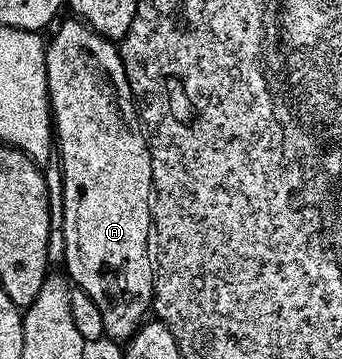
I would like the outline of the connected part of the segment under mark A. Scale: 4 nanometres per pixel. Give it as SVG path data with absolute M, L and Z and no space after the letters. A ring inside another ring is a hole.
M70 19L49 40L45 58L53 140L64 178L63 264L70 283L97 302L104 337L108 341L126 342L148 319L155 298L151 146L140 121L137 101L131 94L118 47L106 36L87 27L82 20Z

